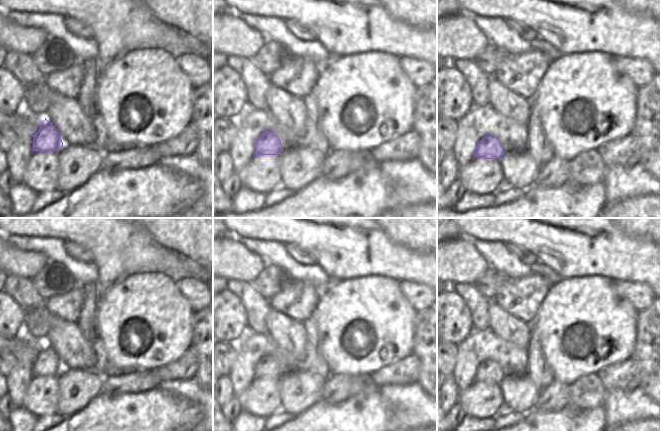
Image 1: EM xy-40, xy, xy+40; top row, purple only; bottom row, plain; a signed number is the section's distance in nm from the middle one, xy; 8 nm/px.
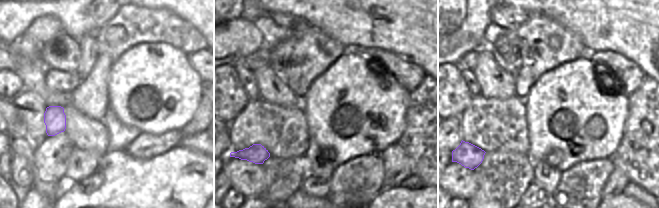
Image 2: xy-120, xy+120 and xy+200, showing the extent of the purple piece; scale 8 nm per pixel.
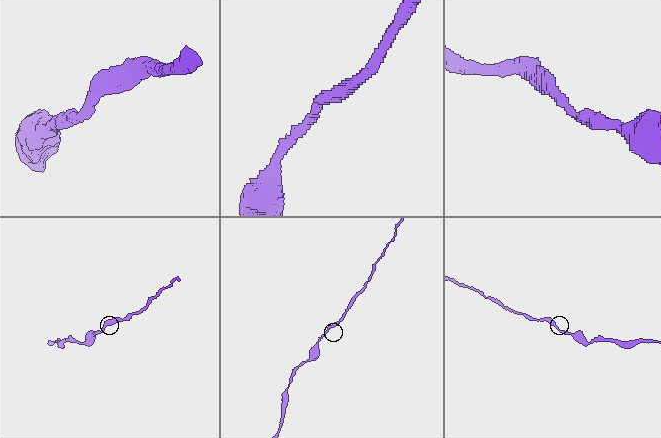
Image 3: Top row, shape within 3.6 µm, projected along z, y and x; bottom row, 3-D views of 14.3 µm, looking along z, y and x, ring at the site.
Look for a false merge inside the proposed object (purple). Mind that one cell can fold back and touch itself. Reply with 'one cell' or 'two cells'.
one cell

